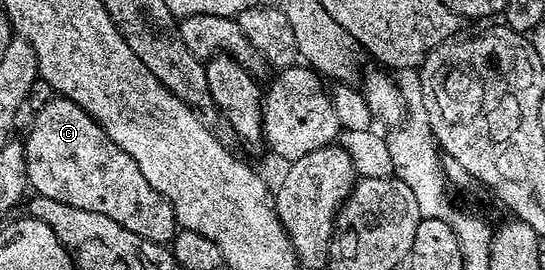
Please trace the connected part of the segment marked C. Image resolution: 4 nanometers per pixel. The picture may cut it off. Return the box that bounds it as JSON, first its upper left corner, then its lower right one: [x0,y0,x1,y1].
[23,95,178,243]

